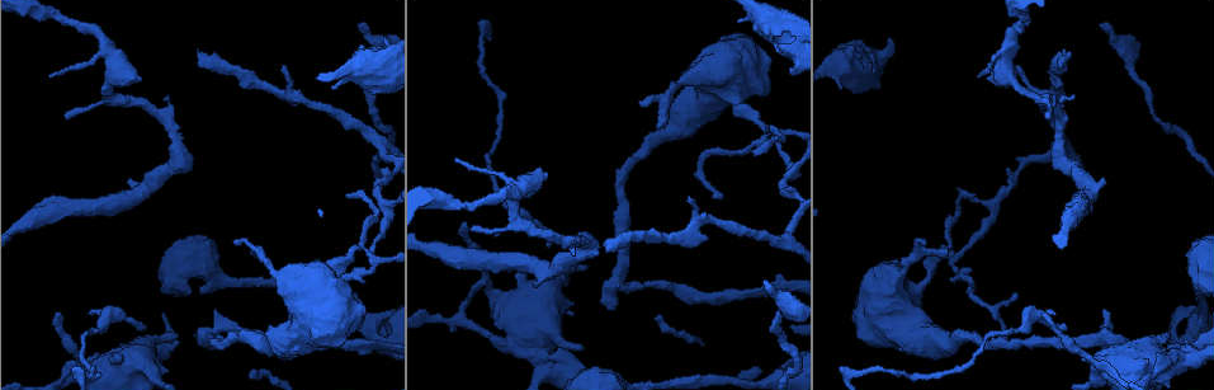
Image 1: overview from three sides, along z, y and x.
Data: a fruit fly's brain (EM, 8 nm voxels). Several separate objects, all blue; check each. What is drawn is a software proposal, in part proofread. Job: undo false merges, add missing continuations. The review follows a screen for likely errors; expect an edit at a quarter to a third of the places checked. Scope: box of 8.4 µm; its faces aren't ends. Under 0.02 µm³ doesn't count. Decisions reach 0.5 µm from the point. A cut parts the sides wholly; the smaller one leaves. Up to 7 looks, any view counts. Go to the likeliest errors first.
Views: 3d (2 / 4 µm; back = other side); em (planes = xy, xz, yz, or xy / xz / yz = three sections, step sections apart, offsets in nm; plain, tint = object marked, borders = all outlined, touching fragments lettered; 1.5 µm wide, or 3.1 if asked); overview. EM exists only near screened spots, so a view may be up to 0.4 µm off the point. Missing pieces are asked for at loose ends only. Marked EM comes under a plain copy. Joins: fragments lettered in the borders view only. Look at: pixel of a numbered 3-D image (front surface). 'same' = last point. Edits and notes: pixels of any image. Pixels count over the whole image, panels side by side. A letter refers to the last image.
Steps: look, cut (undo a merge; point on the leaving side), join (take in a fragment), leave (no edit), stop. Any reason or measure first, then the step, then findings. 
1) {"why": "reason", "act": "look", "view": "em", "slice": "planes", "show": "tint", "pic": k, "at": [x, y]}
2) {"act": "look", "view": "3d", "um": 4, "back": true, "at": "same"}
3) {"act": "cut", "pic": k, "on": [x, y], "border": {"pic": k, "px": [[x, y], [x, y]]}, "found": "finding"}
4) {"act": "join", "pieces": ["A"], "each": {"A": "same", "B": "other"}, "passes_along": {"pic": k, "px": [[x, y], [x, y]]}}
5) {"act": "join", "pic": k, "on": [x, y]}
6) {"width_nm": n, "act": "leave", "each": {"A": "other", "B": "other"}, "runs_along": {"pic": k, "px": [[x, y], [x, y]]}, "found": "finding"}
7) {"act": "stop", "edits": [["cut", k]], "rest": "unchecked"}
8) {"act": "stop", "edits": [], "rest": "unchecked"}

{"why": "an open end", "act": "look", "view": "em", "slice": "xy", "step": 8, "show": "tint", "pic": 1, "at": [359, 25]}

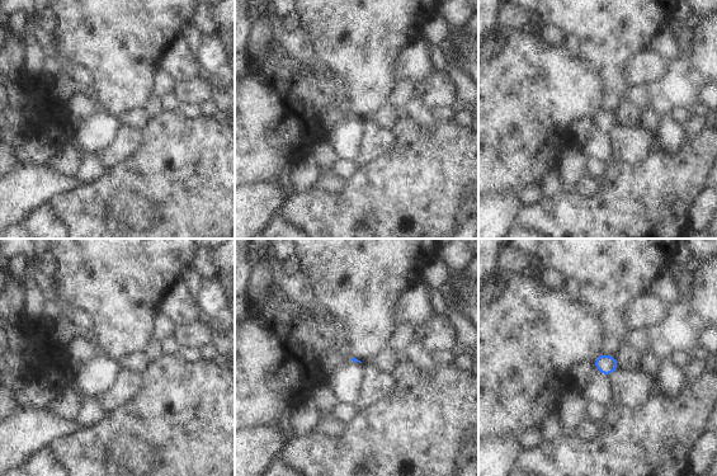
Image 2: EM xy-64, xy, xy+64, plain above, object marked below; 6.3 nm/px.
{"act": "look", "view": "em", "slice": "planes", "show": "borders", "at": "same"}

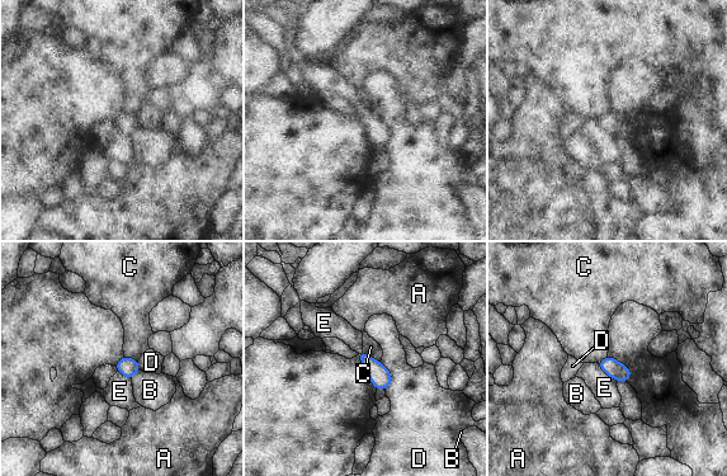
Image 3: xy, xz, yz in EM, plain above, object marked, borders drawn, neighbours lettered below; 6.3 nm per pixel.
{"act": "leave", "each": {"A": "other", "B": "other", "C": "other", "D": "other", "E": "other"}, "border": {"pic": 3, "px": [[362, 350], [379, 362]]}, "found": "no lettered fragment goes on from it"}

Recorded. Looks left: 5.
{"why": "free end", "act": "look", "view": "3d", "um": 2, "pic": 1, "at": [1065, 50]}

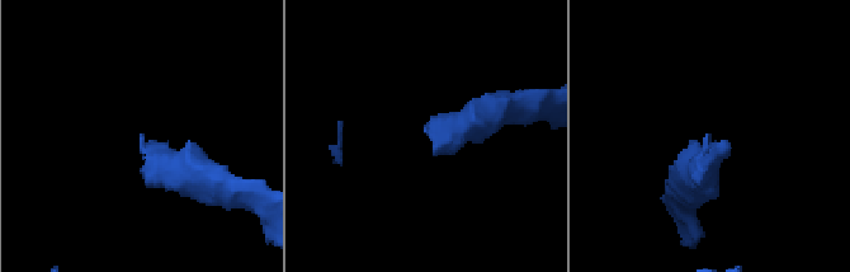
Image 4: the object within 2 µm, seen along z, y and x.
{"why": "now the EM", "act": "look", "view": "em", "slice": "xy", "step": 8, "show": "tint", "pic": 4, "at": [142, 136]}

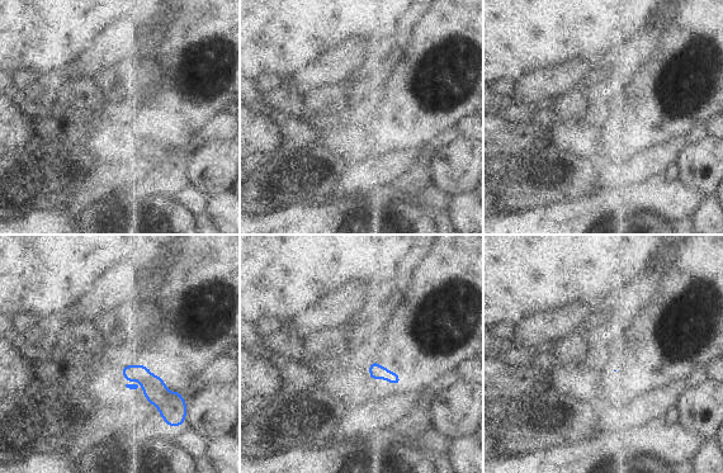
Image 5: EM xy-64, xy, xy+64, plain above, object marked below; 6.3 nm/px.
{"why": "cut it another way", "act": "look", "view": "em", "slice": "planes", "show": "borders", "at": "same"}

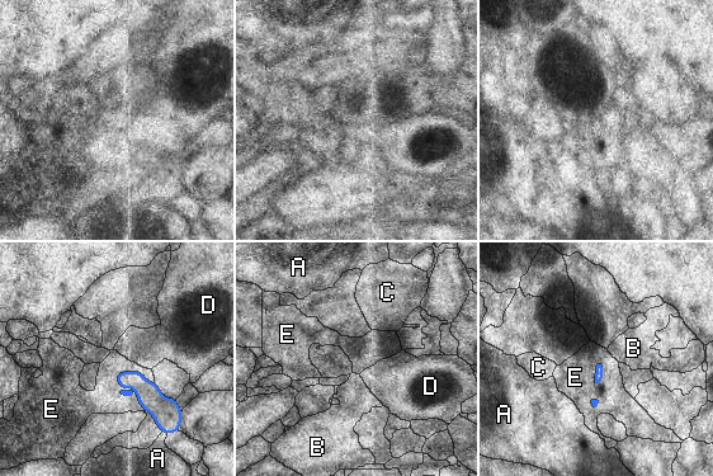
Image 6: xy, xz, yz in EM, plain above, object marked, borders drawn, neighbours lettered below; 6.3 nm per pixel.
{"act": "leave", "each": {"A": "other", "B": "other", "C": "other", "D": "other", "E": "other"}, "border": {"pic": 6, "px": [[118, 371], [118, 387], [161, 432]]}, "found": "no lettered fragment goes on from it"}

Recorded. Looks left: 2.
{"why": "an open end", "act": "look", "view": "3d", "um": 4, "pic": 1, "at": [142, 328]}

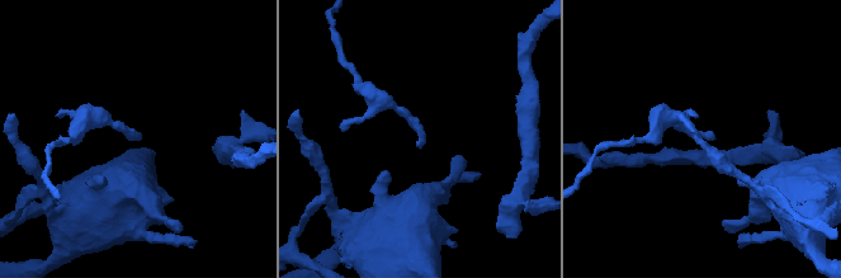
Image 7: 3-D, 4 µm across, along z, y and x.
{"act": "look", "view": "em", "slice": "planes", "show": "borders", "pic": 7, "at": [419, 145]}

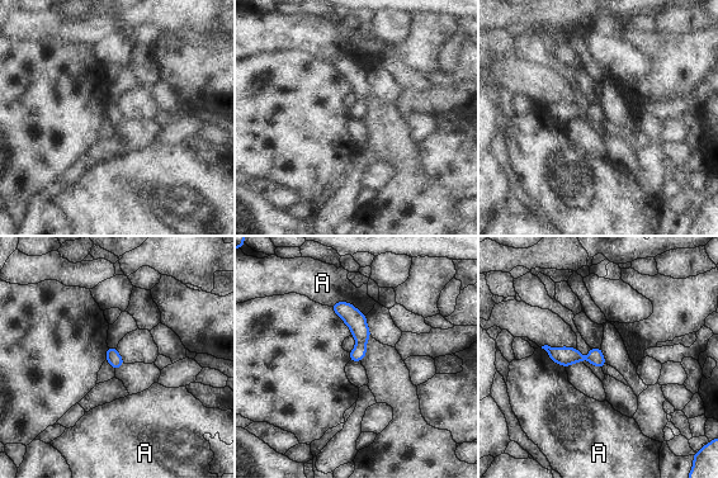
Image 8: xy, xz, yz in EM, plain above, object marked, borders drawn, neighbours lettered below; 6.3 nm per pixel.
{"act": "leave", "each": {"A": "other"}, "border": {"pic": 8, "px": [[330, 304], [348, 301], [365, 315]]}, "found": "none of them fits"}

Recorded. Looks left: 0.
{"act": "stop", "edits": [], "rest": "unchecked"}

